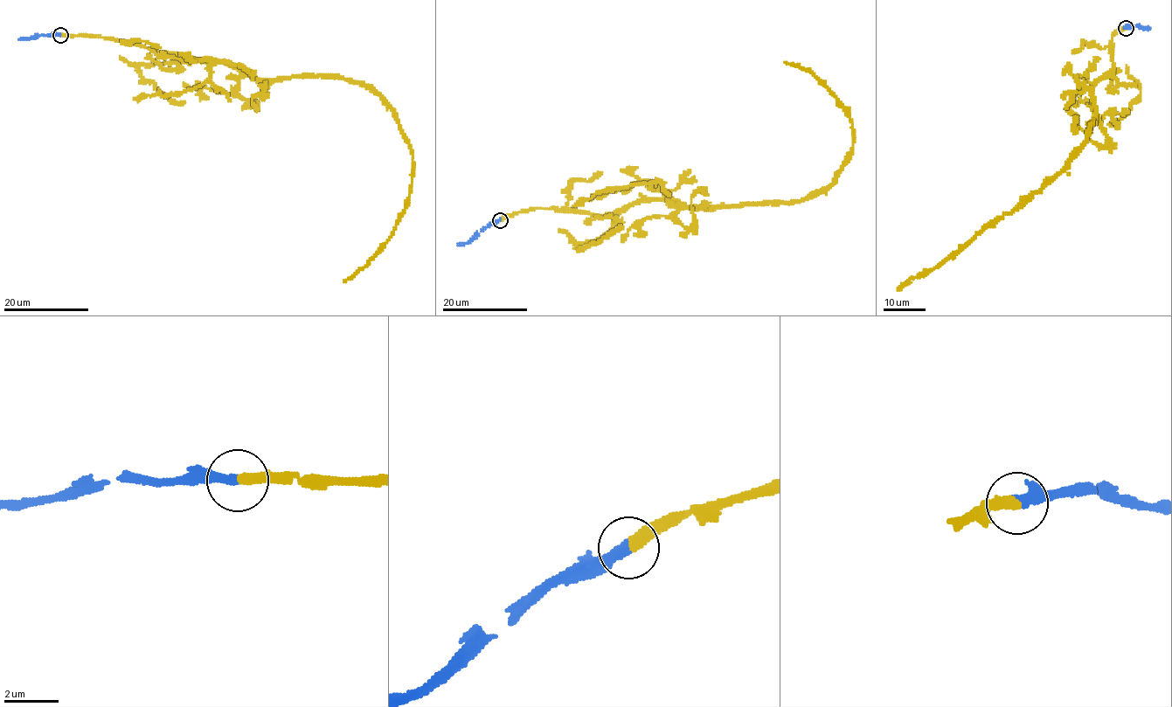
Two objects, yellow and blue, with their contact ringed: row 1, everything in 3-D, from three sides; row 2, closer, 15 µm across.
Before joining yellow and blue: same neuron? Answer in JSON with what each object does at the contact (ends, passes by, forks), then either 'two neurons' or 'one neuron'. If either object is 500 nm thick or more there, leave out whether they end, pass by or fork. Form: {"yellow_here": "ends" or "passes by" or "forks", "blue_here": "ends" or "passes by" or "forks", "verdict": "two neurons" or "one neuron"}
{"yellow_here": "ends", "blue_here": "ends", "verdict": "one neuron"}

